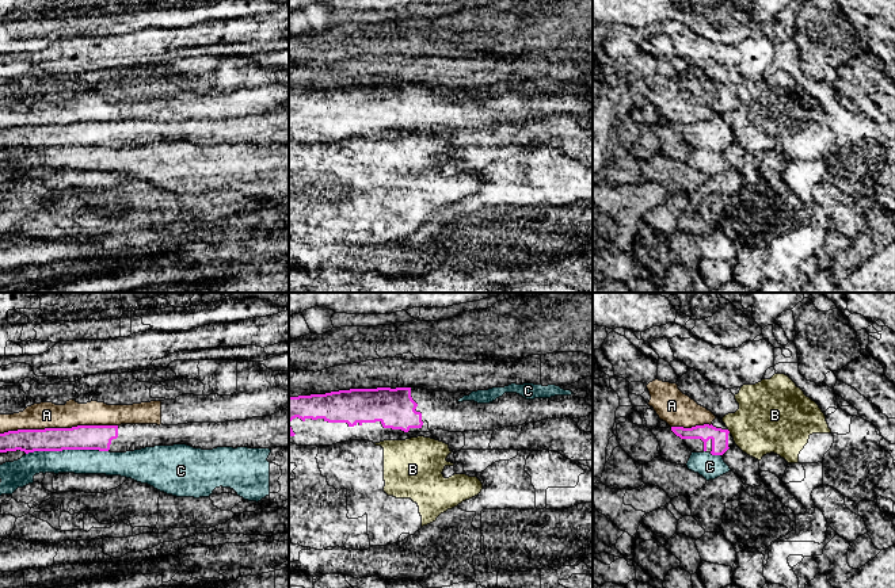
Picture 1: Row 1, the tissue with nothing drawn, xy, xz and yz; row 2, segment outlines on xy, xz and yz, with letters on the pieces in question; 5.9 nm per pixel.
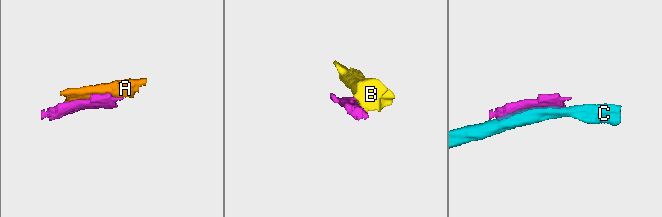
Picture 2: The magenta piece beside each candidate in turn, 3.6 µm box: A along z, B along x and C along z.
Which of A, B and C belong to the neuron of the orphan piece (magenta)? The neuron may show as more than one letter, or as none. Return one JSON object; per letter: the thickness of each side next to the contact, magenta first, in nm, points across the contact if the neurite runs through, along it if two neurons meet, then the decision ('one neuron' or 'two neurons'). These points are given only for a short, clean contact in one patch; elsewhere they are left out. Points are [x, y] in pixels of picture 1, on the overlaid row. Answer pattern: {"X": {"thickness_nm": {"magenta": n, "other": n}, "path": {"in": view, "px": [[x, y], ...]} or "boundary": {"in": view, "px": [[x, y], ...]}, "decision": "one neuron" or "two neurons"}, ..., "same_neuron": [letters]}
{"A": {"thickness_nm": {"magenta": 140, "other": 160}, "decision": "two neurons"}, "B": {"thickness_nm": {"magenta": 100, "other": 380}, "boundary": {"in": "yz", "px": [[727, 430], [730, 432]]}, "decision": "two neurons"}, "C": {"thickness_nm": {"magenta": 140, "other": 140}, "decision": "two neurons"}, "same_neuron": []}

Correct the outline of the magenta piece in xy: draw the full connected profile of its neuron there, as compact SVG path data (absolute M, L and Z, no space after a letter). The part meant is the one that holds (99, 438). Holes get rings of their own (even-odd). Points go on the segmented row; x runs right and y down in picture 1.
M289 408L271 416L225 423L178 425L121 424L72 428L18 429L0 434L0 453L99 450L126 453L155 446L187 444L194 448L289 447Z

